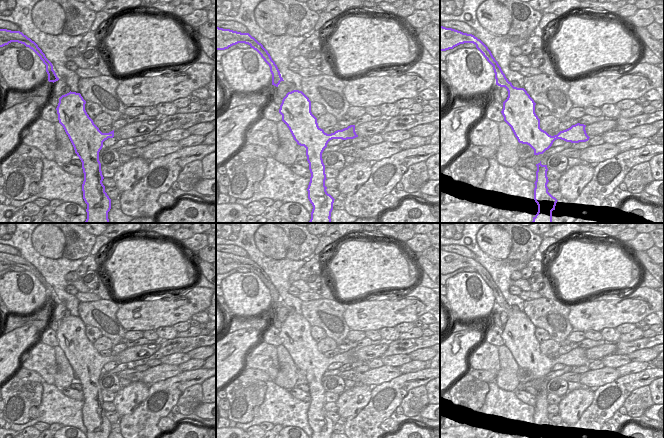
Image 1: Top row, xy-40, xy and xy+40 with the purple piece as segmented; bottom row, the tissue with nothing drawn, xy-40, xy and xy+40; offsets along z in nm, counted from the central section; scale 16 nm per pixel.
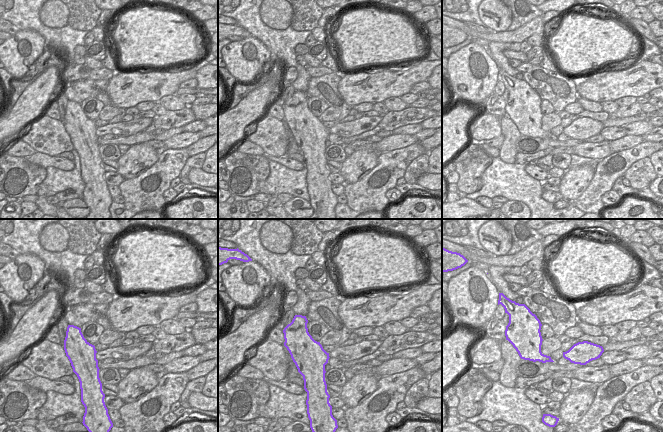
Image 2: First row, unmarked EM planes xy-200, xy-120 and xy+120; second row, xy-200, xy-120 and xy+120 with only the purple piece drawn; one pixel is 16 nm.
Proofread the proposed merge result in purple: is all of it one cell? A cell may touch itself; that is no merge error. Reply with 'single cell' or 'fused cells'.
single cell

